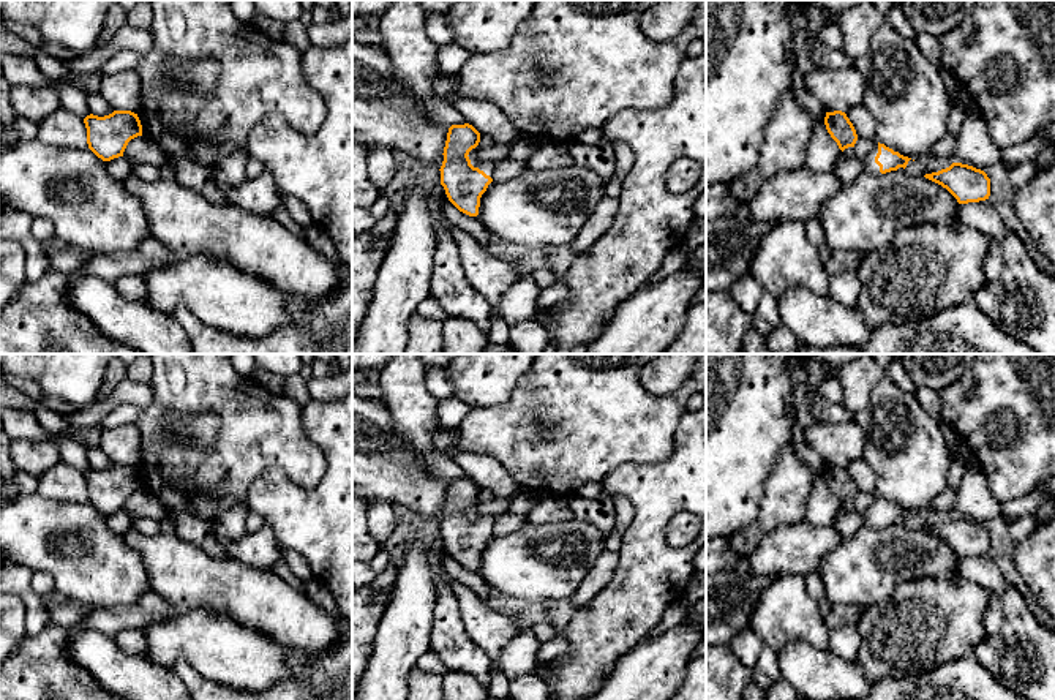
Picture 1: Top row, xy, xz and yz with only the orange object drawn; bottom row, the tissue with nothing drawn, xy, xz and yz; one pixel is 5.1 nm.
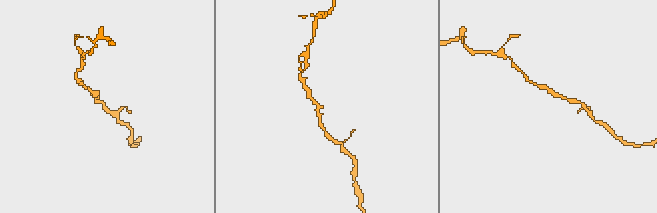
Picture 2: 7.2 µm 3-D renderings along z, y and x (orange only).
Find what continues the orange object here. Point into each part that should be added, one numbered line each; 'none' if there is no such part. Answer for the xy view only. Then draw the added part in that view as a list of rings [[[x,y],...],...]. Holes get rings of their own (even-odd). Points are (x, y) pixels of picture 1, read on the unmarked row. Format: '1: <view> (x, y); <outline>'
none

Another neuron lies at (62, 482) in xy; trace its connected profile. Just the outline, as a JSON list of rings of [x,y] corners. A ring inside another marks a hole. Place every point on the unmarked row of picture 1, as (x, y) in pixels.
[[[60,461],[38,479],[36,493],[51,501],[88,502],[84,472]]]

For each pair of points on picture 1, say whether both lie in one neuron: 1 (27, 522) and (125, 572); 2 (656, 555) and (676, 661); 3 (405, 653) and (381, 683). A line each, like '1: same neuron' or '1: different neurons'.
1: same neuron
2: different neurons
3: same neuron

